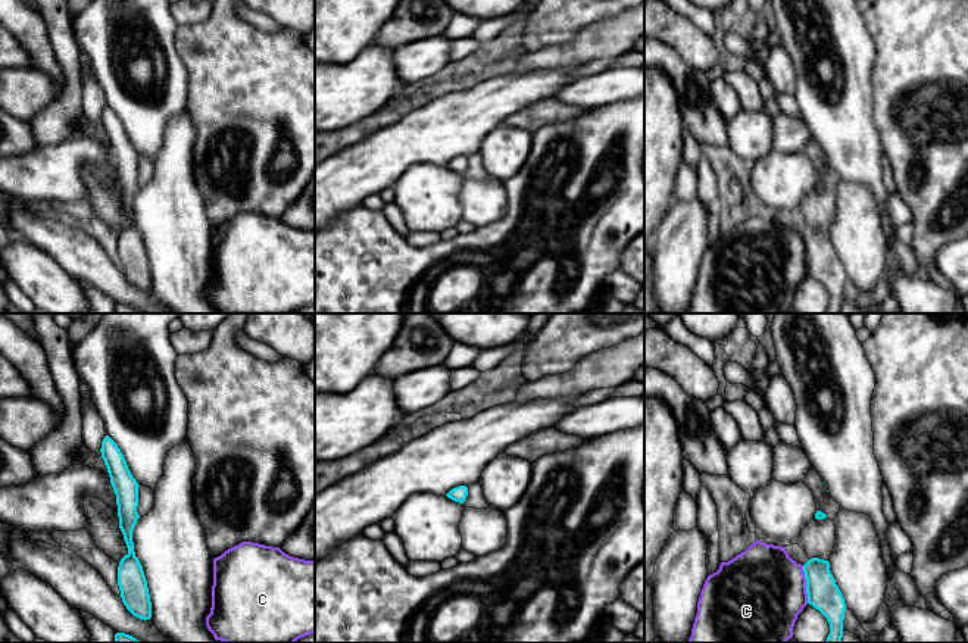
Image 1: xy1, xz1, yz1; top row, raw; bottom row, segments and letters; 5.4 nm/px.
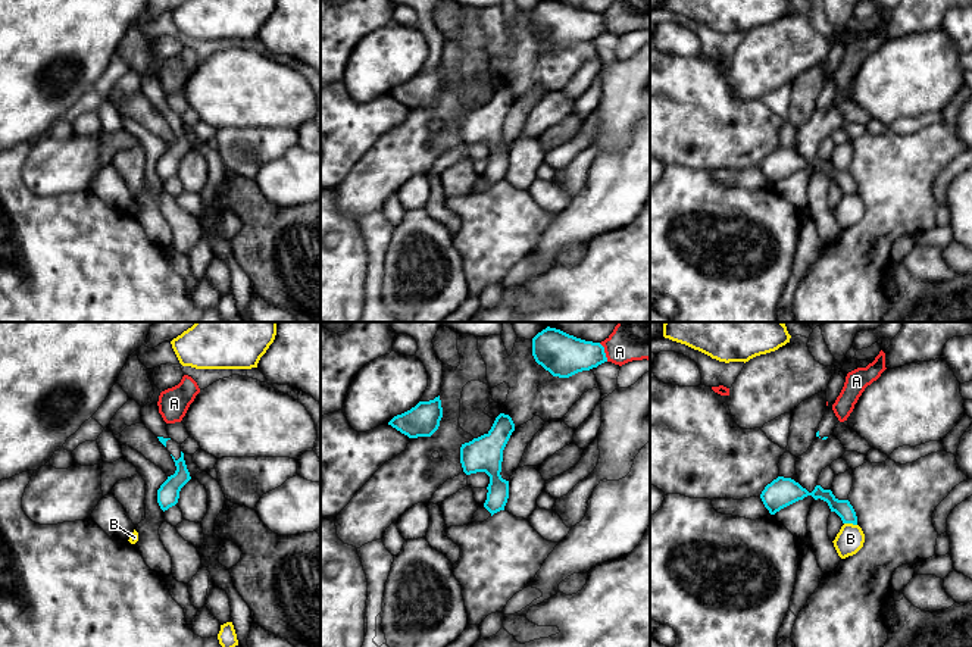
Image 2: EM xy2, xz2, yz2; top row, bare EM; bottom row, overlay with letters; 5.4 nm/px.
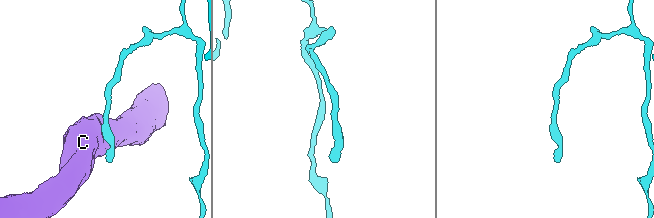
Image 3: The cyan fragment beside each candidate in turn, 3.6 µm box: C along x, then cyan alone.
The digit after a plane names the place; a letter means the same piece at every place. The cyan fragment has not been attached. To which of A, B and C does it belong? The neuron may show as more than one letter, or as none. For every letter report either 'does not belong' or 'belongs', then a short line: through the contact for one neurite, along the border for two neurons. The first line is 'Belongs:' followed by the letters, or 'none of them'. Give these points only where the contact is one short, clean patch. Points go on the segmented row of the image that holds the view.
Belongs: none of them
A: does not belong
B: does not belong; line yz2 (844, 522), (856, 525)
C: does not belong; line yz1 (802, 565), (808, 602)

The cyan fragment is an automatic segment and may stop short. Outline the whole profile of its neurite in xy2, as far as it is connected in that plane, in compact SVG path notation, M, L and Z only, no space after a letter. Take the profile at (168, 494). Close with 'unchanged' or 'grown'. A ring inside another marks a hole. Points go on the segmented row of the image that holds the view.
M153 369L149 371L149 375L154 394L151 397L151 401L141 407L141 421L146 425L146 428L150 429L168 448L176 466L175 473L168 476L168 479L157 490L157 503L165 512L178 503L179 491L191 479L191 476L184 460L184 453L181 451L181 444L169 438L166 431L166 422L159 413L157 401L160 390L154 385L151 379L151 371Z; grown

